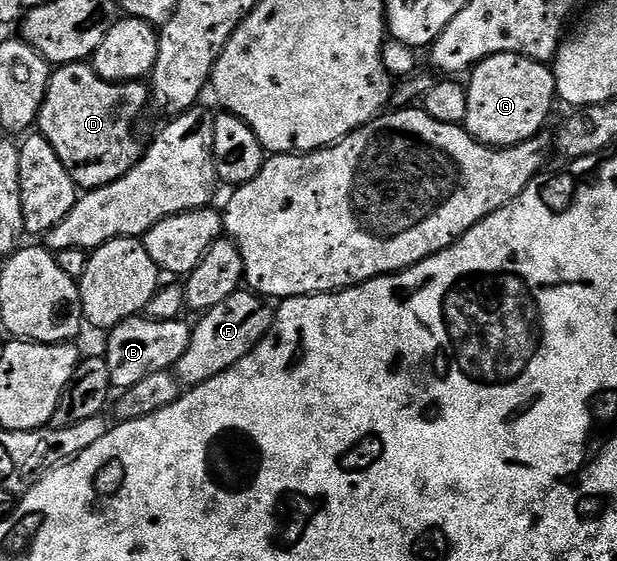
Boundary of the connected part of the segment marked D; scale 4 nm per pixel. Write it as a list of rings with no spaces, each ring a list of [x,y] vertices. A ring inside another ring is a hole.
[[[70,62],[68,66],[60,66],[52,73],[51,83],[47,86],[47,95],[37,119],[38,133],[43,135],[49,144],[53,144],[53,152],[65,164],[69,176],[80,191],[96,190],[102,186],[113,184],[121,176],[125,176],[134,168],[141,157],[141,145],[135,135],[135,121],[149,106],[149,86],[146,81],[106,82],[97,76],[94,65],[87,62]]]

